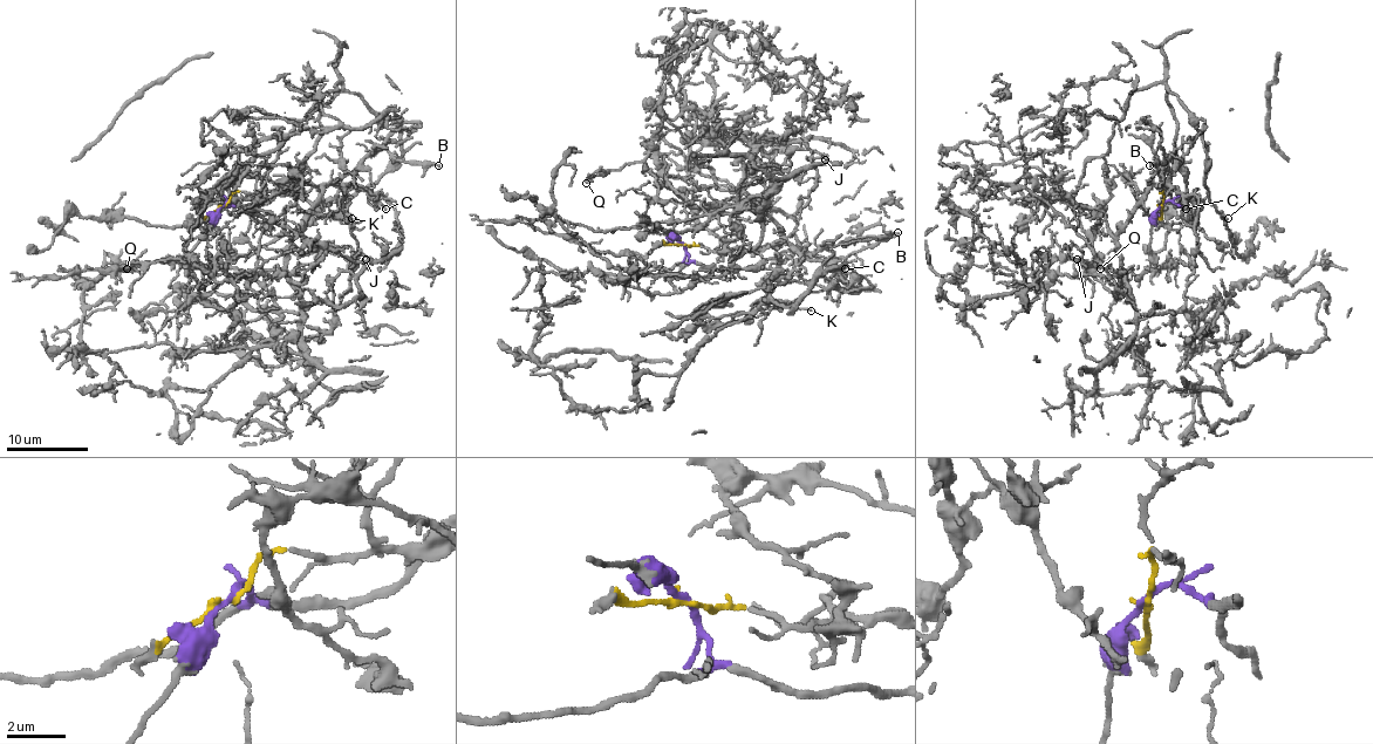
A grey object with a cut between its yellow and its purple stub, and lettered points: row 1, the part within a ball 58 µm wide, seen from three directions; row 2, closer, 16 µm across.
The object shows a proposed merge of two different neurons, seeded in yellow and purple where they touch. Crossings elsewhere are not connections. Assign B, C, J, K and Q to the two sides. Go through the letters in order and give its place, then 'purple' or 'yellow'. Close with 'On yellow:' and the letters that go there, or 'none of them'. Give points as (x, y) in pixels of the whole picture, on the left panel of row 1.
B: (438, 165) | yellow
C: (386, 209) | yellow
J: (366, 259) | yellow
K: (352, 218) | purple
Q: (127, 268) | yellow
On yellow: B, C, J, Q

